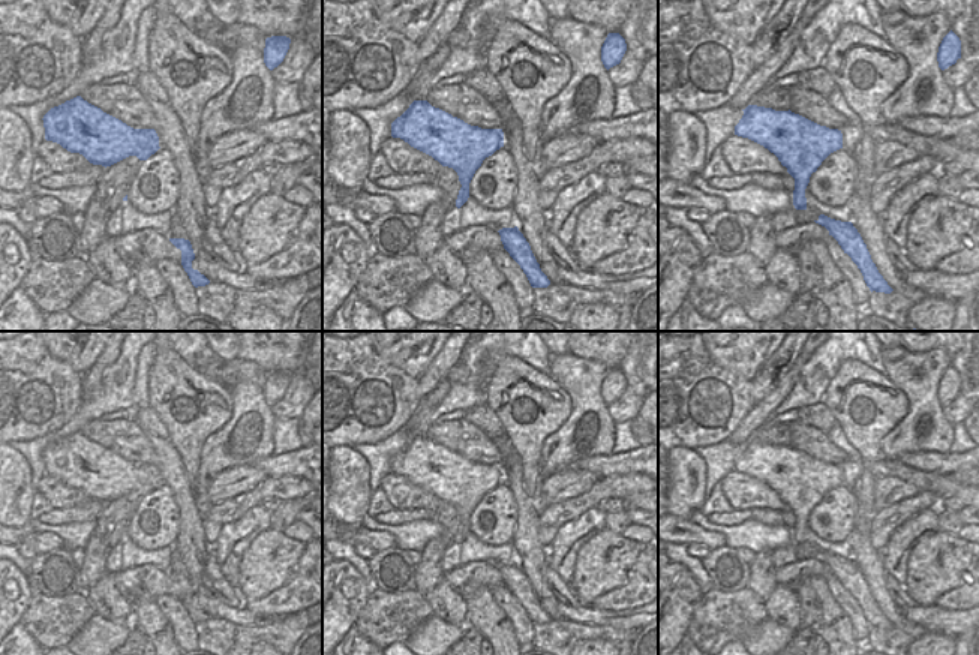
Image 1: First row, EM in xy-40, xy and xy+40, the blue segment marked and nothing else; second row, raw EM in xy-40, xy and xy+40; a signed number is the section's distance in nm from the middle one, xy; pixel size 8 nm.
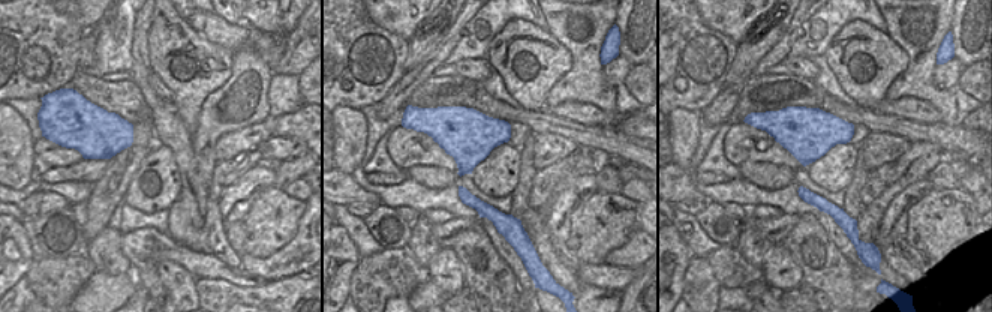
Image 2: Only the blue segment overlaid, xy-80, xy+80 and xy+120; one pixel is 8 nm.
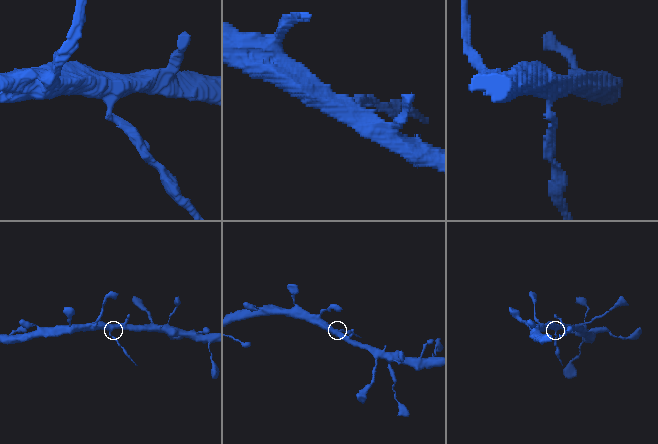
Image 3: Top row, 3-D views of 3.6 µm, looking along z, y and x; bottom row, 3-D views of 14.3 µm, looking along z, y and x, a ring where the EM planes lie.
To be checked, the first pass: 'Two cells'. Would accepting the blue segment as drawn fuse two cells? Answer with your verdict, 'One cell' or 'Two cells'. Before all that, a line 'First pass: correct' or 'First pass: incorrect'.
First pass: correct
Two cells.

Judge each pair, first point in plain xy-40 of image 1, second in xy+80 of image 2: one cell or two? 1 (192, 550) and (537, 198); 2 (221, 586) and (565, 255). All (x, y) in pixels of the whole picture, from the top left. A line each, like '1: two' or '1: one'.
1: two
2: one

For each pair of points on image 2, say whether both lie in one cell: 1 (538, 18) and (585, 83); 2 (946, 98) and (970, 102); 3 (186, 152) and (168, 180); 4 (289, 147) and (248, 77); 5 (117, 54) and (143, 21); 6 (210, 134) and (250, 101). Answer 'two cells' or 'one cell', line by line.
1: two cells
2: two cells
3: two cells
4: two cells
5: two cells
6: one cell

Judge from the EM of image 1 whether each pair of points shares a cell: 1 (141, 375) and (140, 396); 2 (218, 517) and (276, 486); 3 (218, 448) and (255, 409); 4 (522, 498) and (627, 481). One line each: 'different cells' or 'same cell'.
1: same cell
2: same cell
3: same cell
4: different cells

